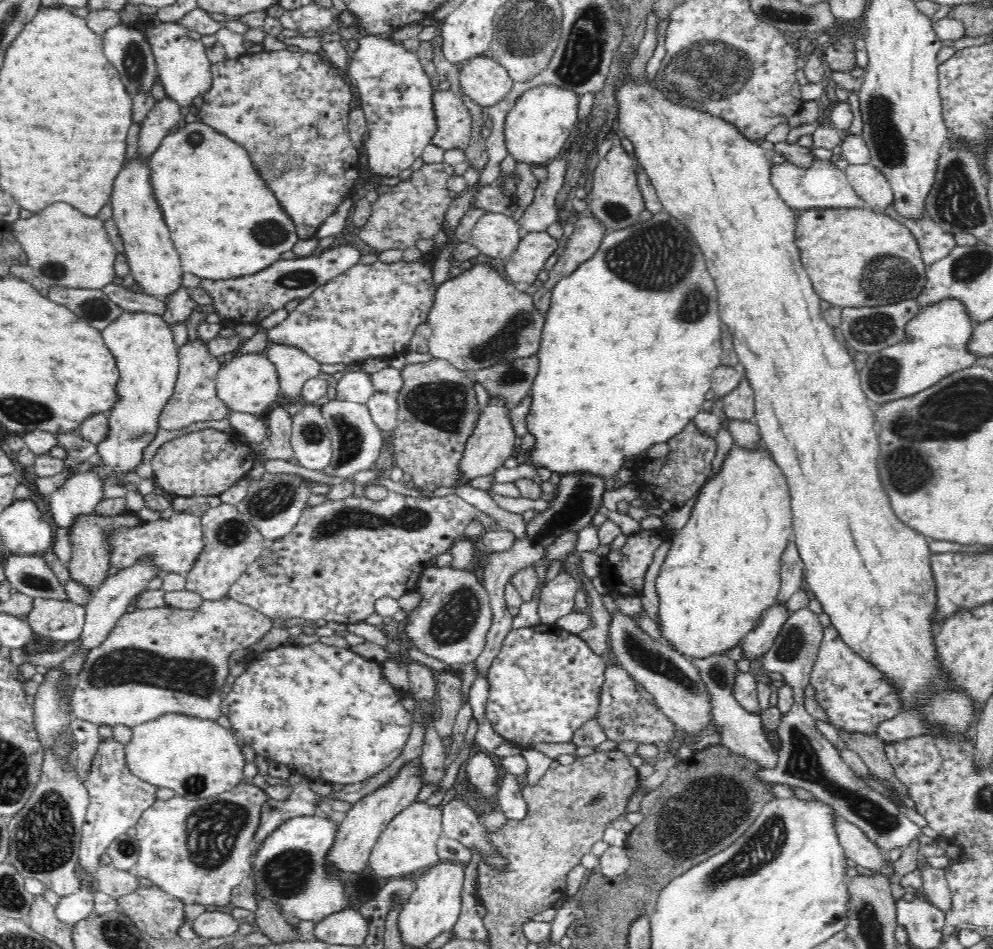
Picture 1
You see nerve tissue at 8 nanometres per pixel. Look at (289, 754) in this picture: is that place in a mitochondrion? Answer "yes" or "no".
no

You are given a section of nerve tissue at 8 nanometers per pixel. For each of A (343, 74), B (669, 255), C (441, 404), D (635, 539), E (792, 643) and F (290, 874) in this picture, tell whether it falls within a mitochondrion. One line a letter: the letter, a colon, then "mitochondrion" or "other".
A: other
B: mitochondrion
C: mitochondrion
D: other
E: mitochondrion
F: mitochondrion

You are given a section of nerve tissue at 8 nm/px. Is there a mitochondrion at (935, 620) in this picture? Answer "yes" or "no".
no

